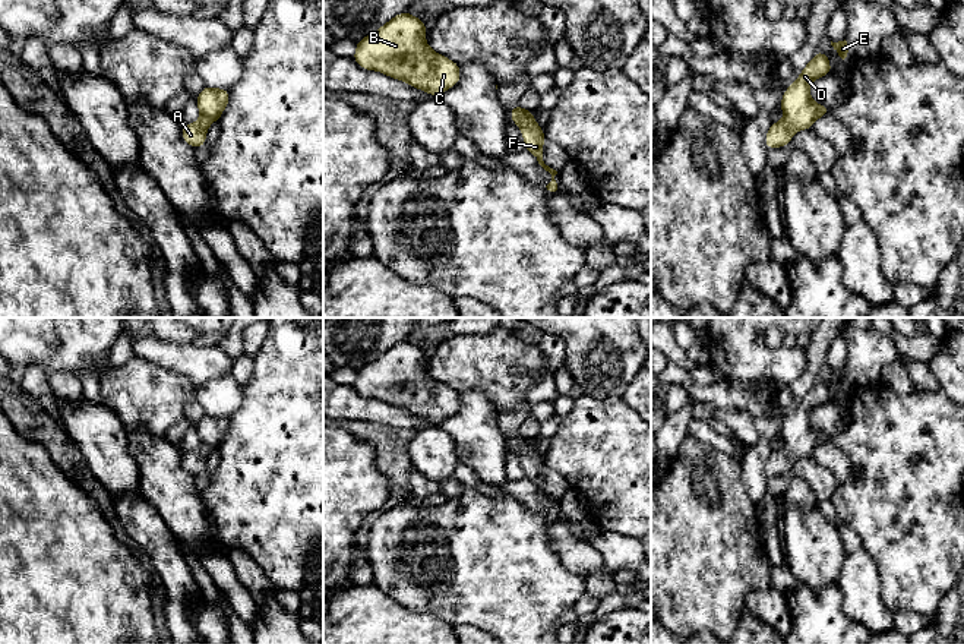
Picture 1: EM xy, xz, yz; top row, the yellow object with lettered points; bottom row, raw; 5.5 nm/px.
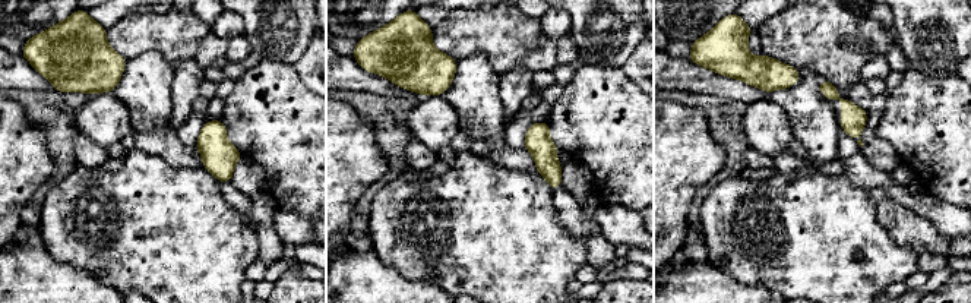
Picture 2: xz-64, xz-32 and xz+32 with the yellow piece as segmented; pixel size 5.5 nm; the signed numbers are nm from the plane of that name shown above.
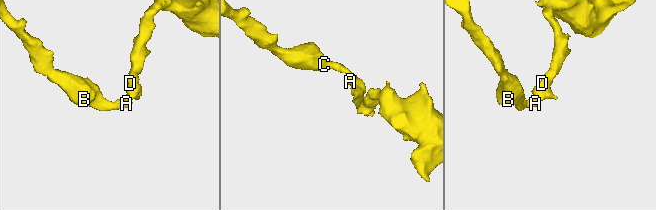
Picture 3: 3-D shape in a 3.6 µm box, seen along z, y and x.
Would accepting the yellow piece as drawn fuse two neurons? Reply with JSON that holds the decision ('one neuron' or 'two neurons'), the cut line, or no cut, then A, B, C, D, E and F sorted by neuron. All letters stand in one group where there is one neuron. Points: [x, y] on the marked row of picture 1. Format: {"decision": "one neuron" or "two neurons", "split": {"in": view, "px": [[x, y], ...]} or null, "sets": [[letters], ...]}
{"decision": "one neuron", "split": null, "sets": [["A", "B", "C", "D", "E", "F"]]}

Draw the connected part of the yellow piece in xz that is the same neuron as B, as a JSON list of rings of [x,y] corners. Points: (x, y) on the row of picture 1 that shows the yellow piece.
[[[401,12],[374,34],[357,41],[353,60],[366,70],[379,70],[439,97],[459,82],[461,72],[458,63],[424,42],[427,29],[418,18]]]

